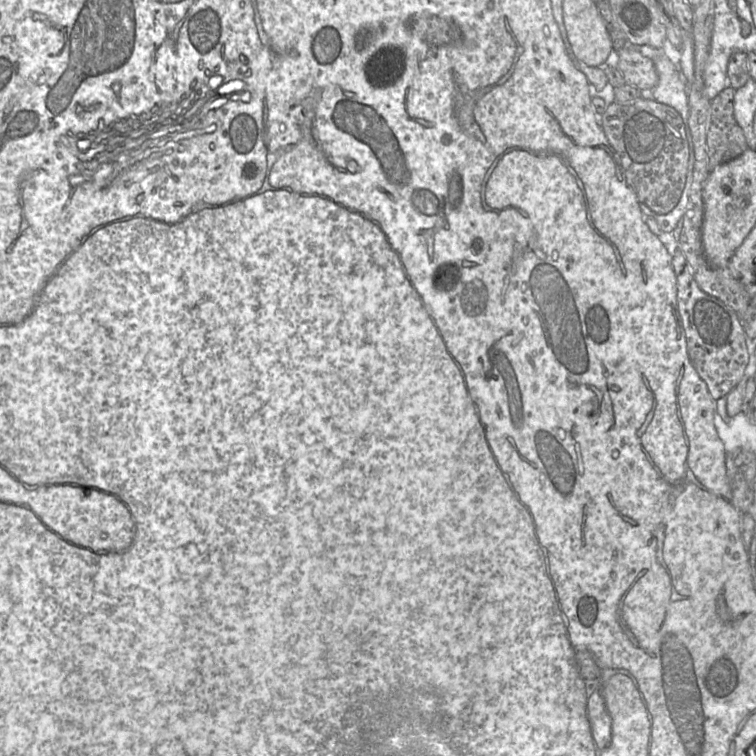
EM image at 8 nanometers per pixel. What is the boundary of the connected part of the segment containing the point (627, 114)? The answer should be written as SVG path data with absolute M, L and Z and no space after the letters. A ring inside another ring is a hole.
M640 96L626 103L611 103L598 118L638 201L657 214L671 212L681 199L688 172L689 141L681 115L671 106Z

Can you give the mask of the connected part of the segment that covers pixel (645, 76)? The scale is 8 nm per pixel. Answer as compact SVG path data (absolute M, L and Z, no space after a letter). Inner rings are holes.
M632 45L622 48L617 55L618 69L622 72L625 83L640 91L656 87L659 77L653 60L642 55Z

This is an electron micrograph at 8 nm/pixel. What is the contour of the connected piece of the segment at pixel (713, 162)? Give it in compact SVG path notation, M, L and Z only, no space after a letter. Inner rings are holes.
M727 87L711 101L710 125L706 139L709 171L749 149L734 116L735 91L733 87Z

